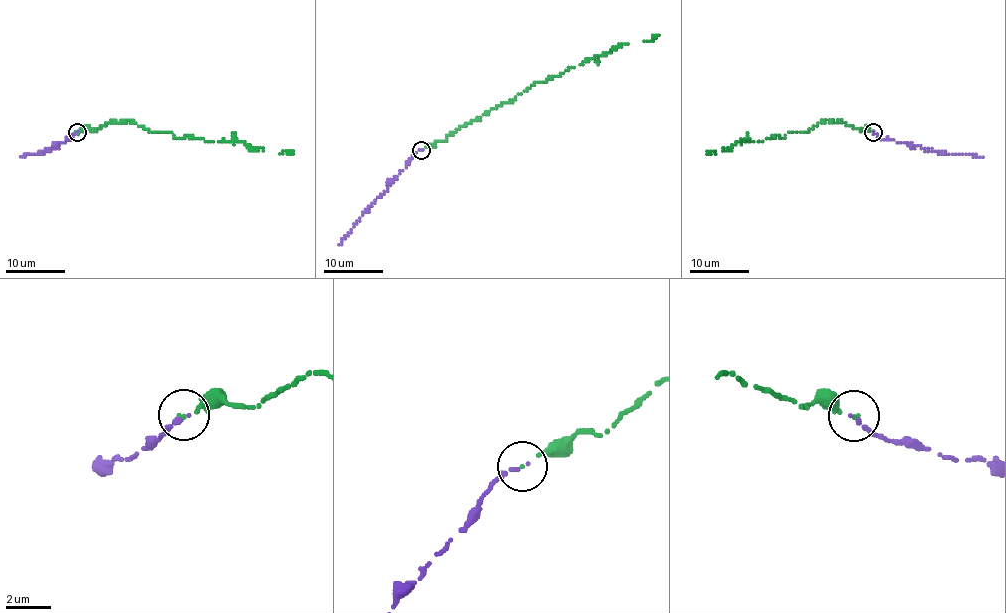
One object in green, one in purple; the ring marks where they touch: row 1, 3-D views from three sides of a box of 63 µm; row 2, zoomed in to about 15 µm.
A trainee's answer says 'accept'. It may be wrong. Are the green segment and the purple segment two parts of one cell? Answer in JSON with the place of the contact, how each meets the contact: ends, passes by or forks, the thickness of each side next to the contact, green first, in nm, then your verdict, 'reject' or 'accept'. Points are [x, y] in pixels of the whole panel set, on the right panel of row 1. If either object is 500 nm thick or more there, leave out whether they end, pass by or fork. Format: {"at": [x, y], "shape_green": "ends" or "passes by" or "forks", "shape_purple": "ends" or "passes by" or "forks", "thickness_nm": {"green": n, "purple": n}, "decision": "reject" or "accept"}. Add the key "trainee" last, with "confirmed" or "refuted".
{"at": [873, 132], "shape_green": "ends", "shape_purple": "ends", "thickness_nm": {"green": 130, "purple": 220}, "decision": "reject", "trainee": "refuted"}

